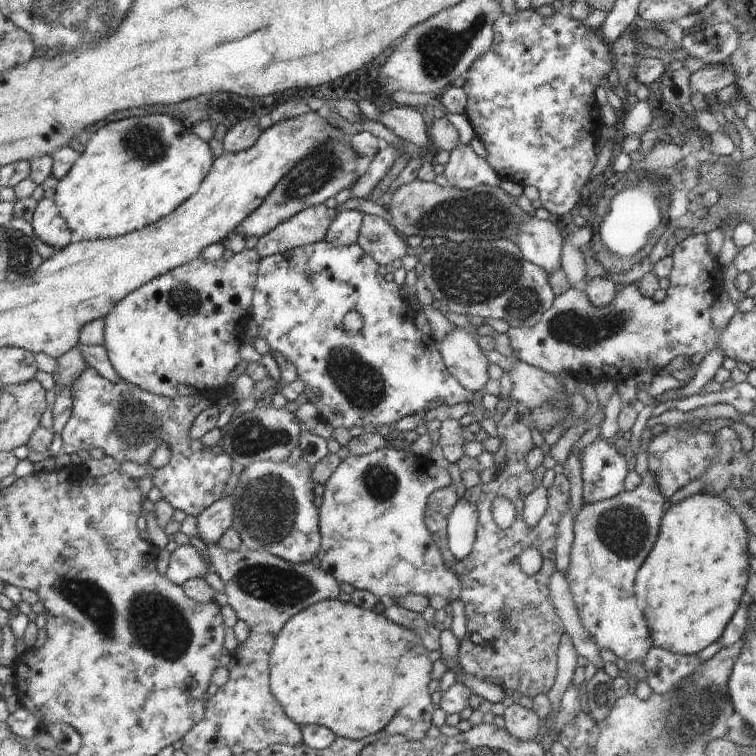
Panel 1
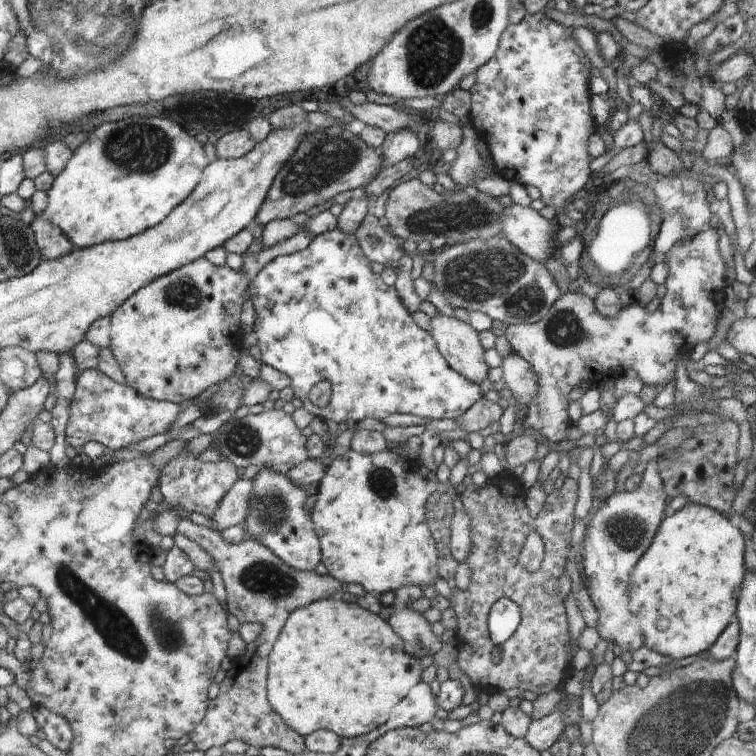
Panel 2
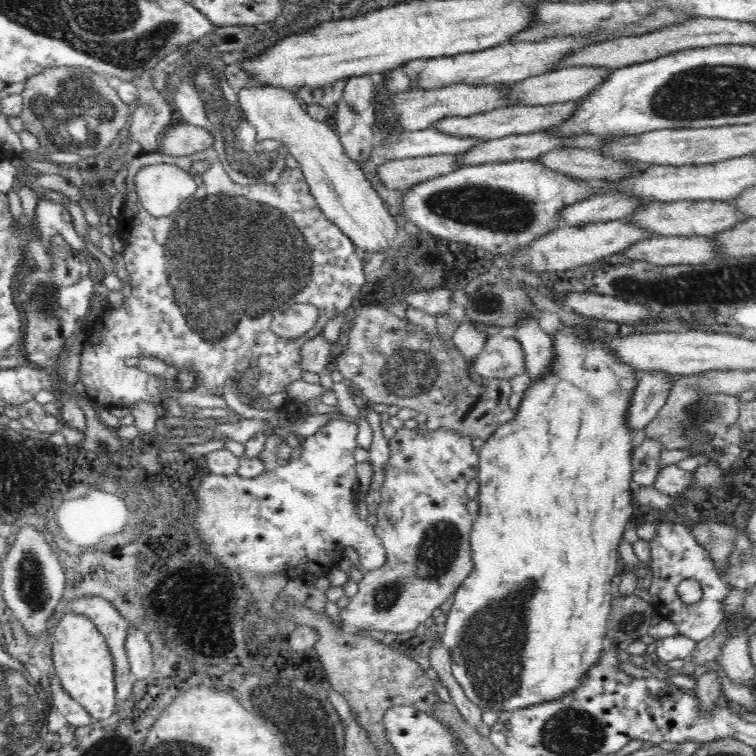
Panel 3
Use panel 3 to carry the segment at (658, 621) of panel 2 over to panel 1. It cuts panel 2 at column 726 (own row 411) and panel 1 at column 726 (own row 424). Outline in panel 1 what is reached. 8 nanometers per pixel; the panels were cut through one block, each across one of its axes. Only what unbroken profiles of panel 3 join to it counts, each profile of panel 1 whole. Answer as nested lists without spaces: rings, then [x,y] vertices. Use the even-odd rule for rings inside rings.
[[[699,492],[678,503],[672,503],[663,514],[656,542],[638,570],[633,586],[654,647],[662,647],[681,655],[697,655],[700,650],[722,638],[734,613],[747,598],[745,588],[752,556],[748,552],[749,537],[750,532],[743,520],[723,498]]]

